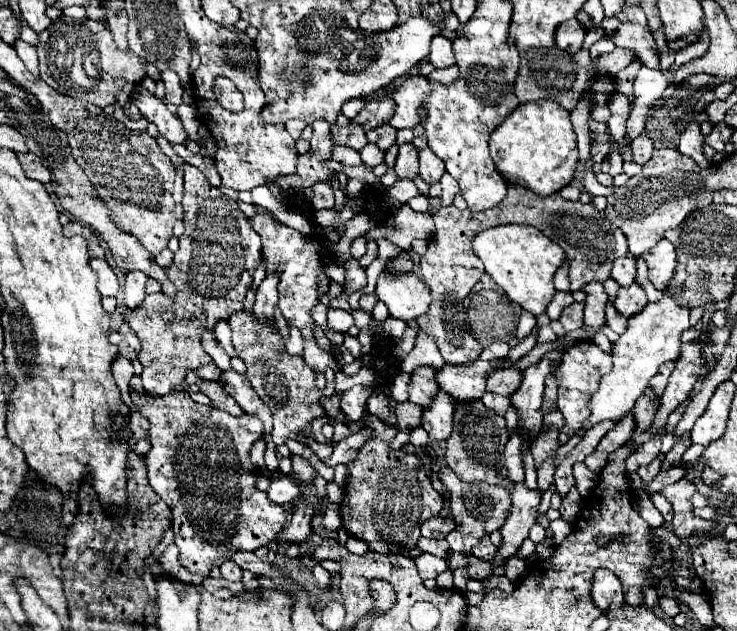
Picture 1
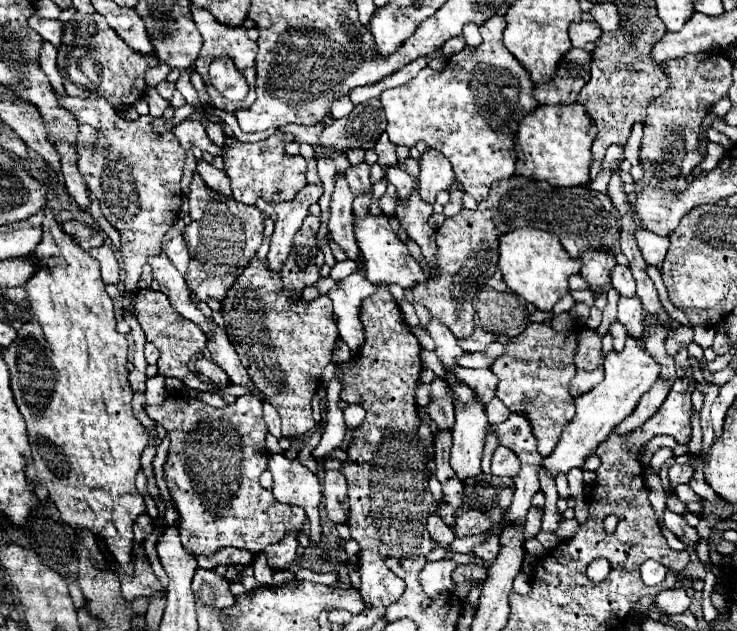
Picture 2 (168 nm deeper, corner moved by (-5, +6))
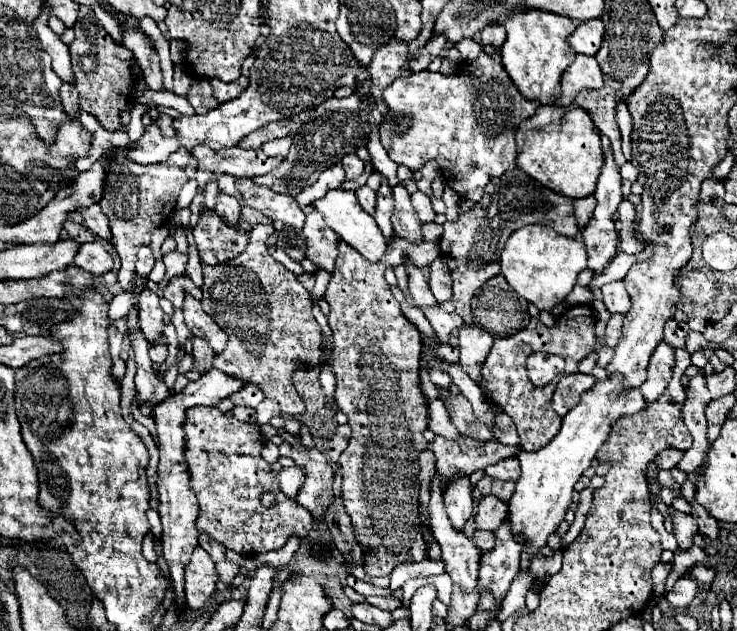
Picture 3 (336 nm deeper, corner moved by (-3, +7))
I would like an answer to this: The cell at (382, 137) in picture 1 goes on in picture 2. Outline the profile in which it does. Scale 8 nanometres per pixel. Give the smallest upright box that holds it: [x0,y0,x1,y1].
[374,132,398,176]

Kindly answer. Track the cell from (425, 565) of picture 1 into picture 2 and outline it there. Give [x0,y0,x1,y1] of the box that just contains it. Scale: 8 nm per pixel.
[420,558,456,600]

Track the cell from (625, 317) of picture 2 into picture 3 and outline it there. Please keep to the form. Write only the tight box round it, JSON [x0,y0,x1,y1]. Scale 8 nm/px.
[606,313,624,347]

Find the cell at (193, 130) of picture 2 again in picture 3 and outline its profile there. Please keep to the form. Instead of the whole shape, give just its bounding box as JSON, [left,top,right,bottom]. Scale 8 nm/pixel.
[192,143,284,187]

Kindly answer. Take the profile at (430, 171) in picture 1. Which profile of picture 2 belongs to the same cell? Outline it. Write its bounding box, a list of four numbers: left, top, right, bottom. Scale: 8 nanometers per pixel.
[418,150,454,204]

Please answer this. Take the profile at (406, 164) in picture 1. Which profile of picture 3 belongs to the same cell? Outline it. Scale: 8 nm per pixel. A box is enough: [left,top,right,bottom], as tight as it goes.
[428,259,452,303]

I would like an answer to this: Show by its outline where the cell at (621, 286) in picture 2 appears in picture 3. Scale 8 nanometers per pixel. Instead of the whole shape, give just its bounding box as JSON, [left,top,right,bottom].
[602,281,630,313]

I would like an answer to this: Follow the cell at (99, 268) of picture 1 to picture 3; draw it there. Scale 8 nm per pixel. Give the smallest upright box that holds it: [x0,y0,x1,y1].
[74,241,114,275]

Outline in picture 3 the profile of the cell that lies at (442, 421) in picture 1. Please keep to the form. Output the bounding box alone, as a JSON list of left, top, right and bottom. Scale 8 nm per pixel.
[428,475,480,591]

